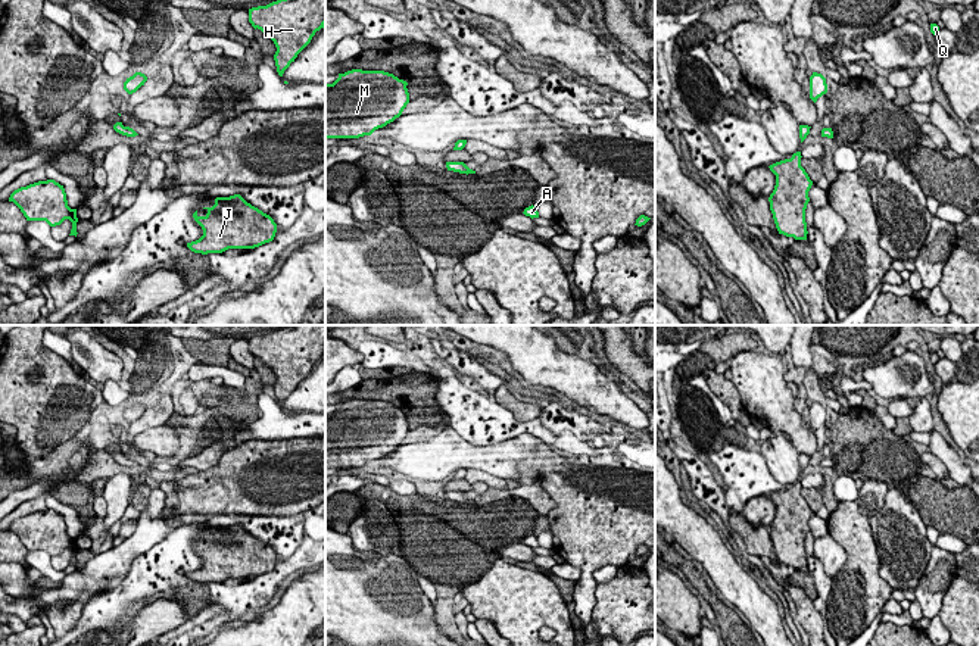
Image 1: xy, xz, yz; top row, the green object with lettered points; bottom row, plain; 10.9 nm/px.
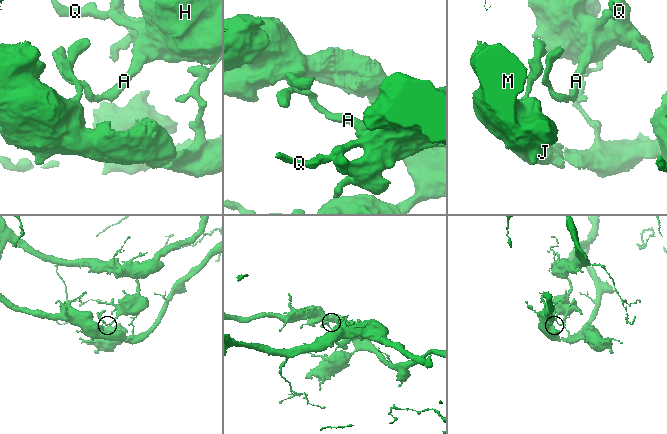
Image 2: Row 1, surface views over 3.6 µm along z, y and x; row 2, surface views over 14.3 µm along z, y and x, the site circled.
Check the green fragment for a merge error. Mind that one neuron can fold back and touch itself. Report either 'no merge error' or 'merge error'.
no merge error

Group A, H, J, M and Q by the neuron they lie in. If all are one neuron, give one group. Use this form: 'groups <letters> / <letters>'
groups A H J M Q

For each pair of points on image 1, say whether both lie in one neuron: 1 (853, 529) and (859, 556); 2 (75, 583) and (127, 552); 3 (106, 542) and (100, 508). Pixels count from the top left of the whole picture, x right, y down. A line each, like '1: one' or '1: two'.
1: one
2: one
3: one

